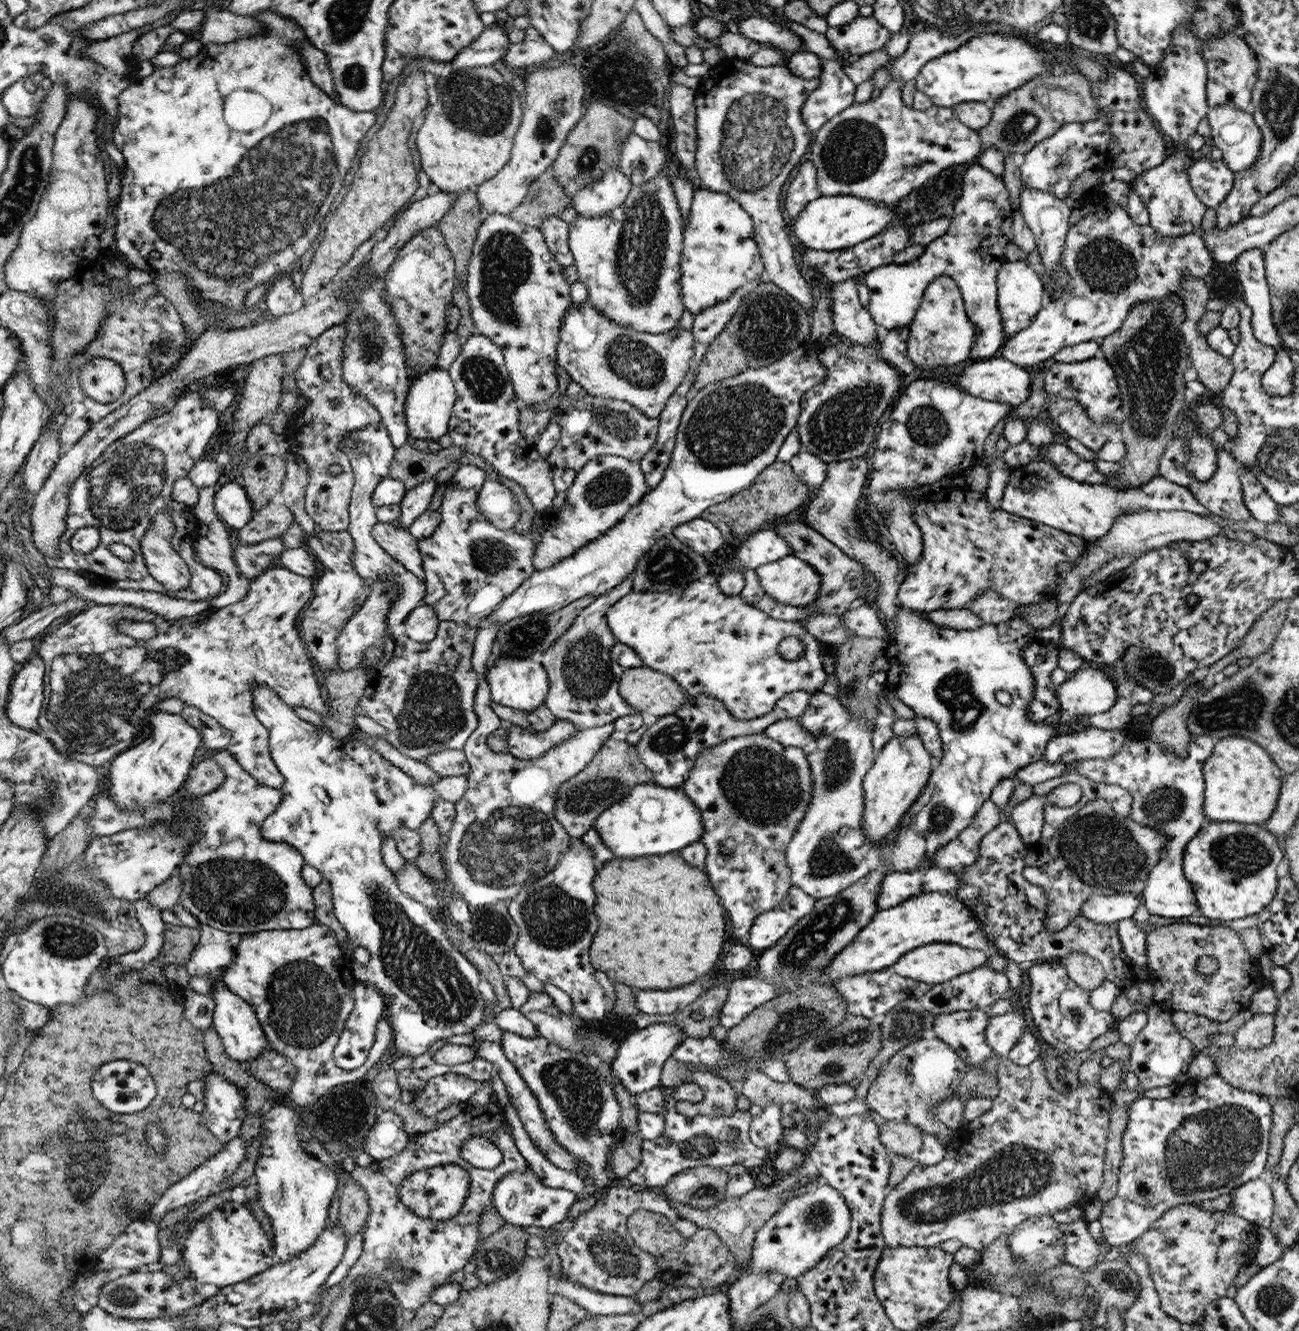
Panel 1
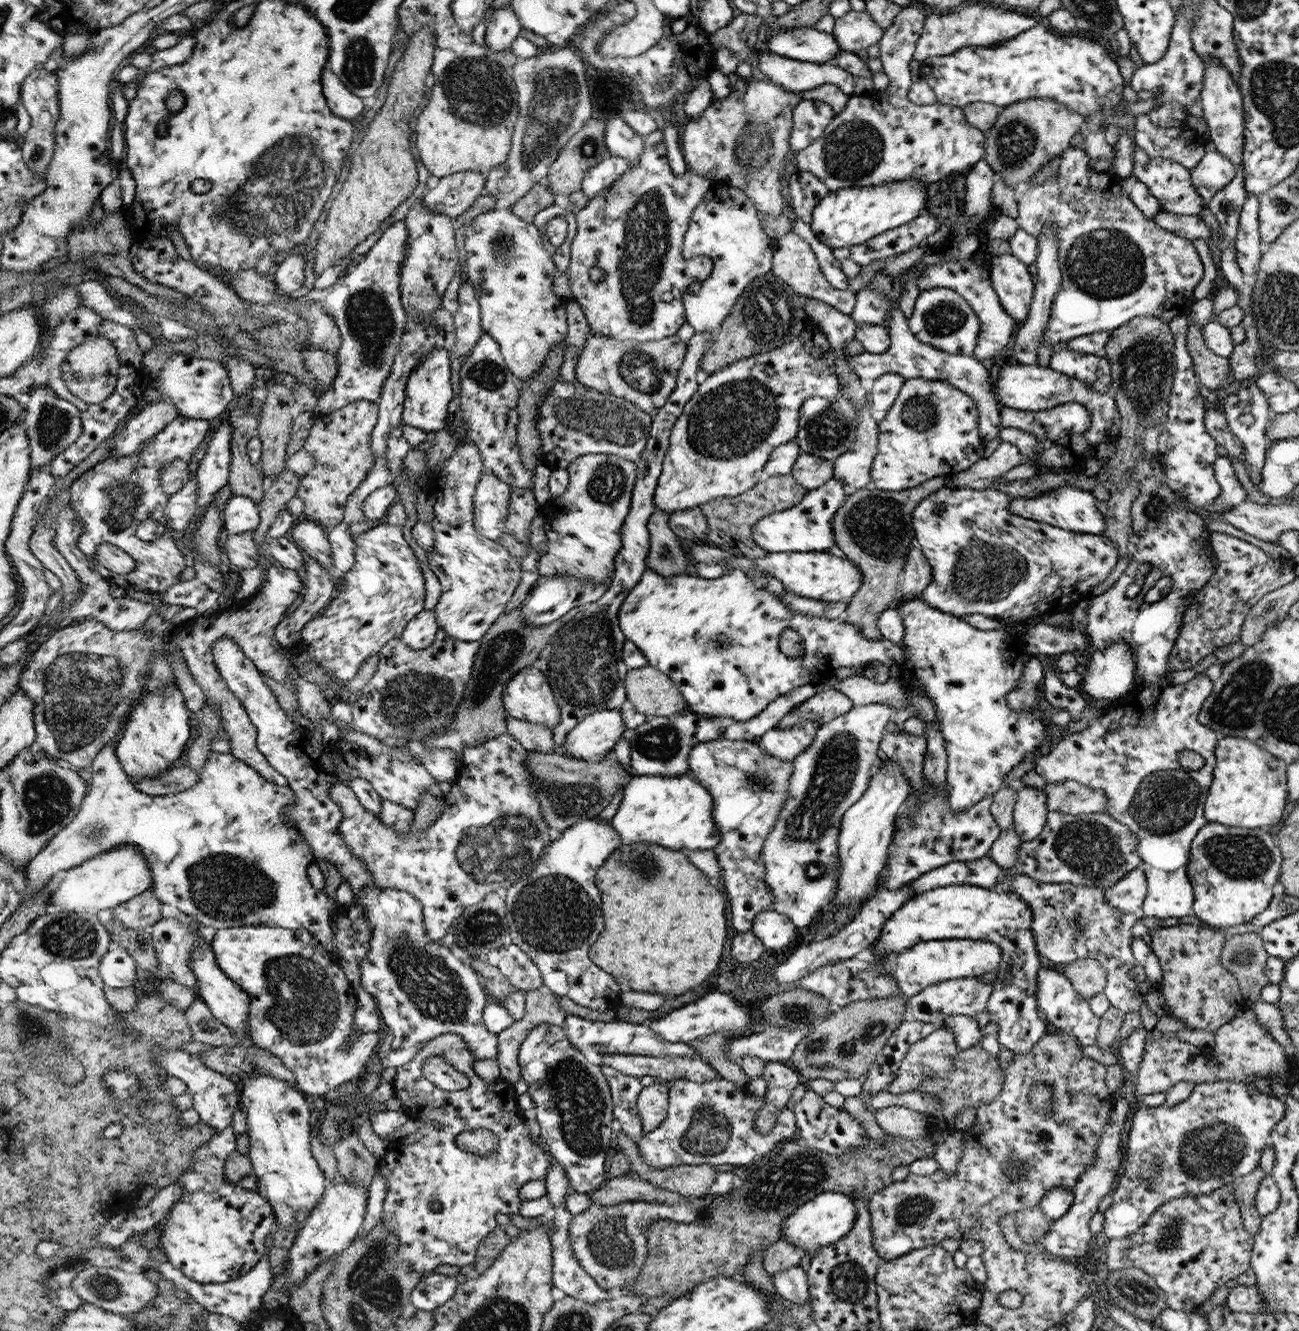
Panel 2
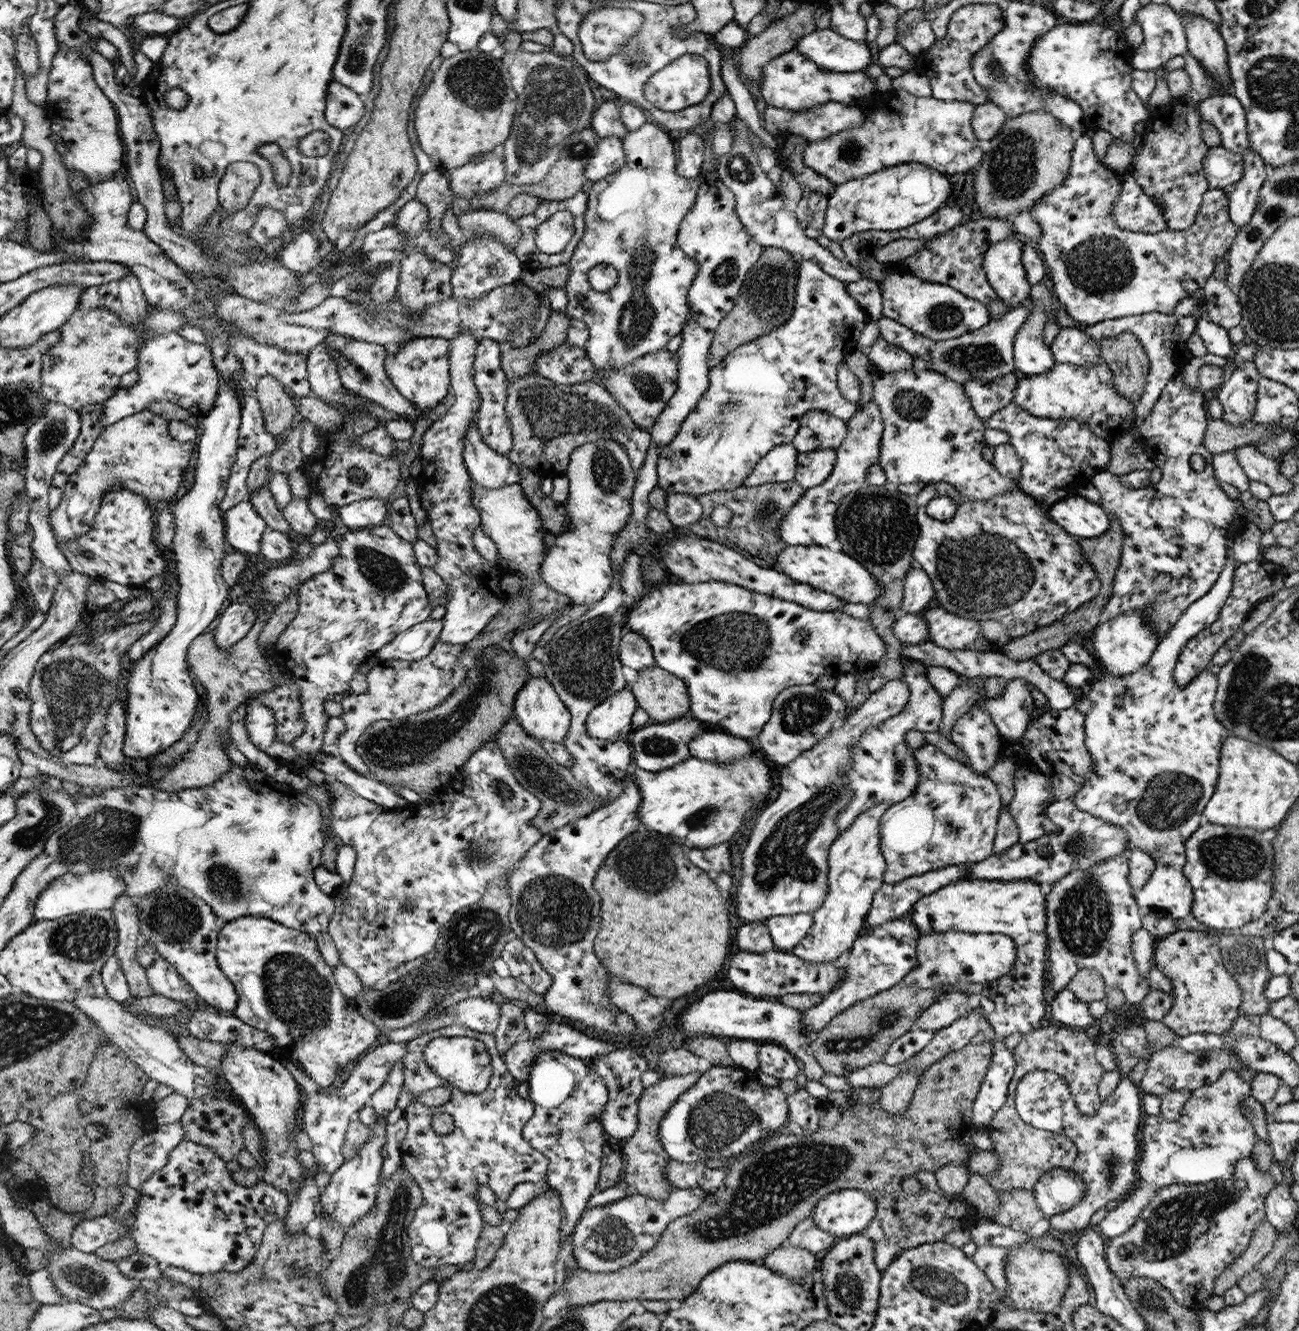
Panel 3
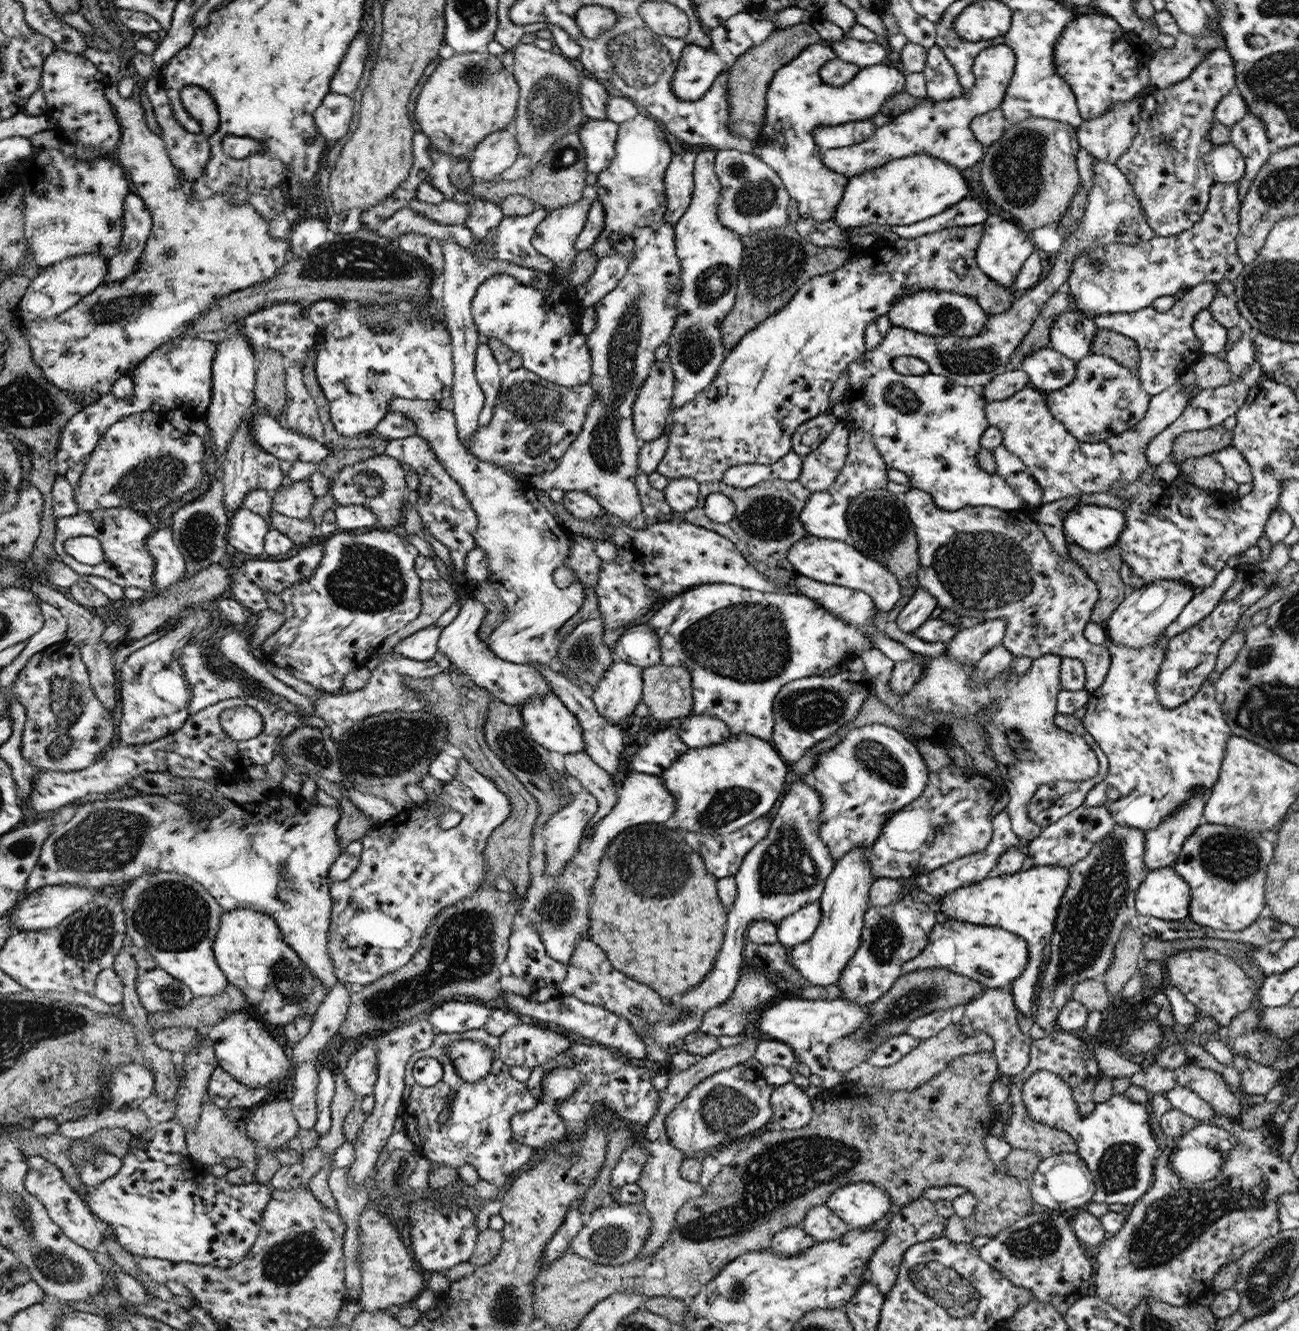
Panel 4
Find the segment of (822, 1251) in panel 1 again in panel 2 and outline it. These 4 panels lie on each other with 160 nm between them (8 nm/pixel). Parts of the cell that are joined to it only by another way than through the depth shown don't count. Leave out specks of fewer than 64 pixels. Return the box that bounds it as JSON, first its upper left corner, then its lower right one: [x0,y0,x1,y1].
[783,1191,856,1255]

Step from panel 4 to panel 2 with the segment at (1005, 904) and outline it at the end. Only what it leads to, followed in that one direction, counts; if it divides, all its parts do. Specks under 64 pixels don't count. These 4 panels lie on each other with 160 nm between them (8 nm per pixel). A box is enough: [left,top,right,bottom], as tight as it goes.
[872,884,1050,1056]

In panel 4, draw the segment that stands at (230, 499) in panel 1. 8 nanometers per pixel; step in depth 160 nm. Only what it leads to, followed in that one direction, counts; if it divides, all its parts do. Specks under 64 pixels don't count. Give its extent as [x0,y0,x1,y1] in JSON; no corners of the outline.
[229,506,270,555]

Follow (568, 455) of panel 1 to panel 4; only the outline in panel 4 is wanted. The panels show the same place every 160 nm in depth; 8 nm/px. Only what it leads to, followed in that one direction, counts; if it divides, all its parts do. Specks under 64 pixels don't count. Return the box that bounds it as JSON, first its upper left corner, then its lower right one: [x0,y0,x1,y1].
[469,367,674,524]

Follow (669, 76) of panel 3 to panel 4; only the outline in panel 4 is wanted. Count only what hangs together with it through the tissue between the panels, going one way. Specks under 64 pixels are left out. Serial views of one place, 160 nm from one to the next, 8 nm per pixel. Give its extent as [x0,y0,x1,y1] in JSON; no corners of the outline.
[672,12,775,101]

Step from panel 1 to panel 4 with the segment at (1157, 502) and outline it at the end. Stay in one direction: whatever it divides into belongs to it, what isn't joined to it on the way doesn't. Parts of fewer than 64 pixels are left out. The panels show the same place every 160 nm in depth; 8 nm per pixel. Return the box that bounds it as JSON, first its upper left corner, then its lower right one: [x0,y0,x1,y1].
[1063,503,1126,553]

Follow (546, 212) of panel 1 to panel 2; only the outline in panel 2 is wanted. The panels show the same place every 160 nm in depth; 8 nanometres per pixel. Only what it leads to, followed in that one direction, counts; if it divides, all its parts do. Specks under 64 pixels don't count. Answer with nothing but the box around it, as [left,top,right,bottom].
[510,182,555,223]

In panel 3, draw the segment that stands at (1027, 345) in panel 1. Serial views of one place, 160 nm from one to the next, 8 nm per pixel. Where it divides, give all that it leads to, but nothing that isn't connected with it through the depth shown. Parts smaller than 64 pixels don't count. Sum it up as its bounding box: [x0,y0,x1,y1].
[1032,133,1238,327]

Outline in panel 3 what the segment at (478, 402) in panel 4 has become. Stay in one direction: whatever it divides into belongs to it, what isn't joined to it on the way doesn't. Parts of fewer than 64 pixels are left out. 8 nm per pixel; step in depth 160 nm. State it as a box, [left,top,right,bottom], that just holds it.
[465,415,520,490]

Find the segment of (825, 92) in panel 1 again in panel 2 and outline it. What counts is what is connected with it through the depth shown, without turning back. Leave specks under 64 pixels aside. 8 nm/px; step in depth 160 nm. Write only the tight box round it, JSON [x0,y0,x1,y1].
[790,100,834,152]

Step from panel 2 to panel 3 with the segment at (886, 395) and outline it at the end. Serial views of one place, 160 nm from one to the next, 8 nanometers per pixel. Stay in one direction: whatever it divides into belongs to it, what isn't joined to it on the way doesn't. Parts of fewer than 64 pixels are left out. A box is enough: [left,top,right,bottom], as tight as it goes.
[778,401,884,547]

